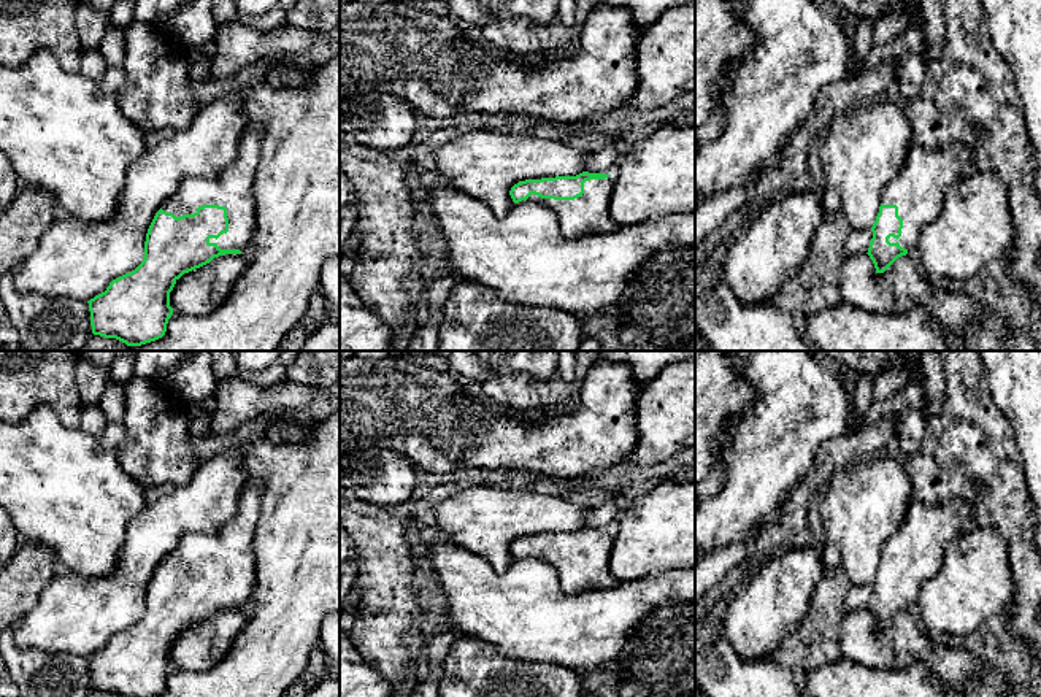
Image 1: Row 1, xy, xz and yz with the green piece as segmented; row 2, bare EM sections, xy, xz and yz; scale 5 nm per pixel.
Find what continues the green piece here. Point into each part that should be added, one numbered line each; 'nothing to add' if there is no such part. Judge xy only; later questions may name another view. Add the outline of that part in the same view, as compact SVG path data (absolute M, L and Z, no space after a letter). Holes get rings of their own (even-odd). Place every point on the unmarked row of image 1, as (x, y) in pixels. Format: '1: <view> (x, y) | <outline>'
1: xy (234, 543) | M249 478L241 489L238 511L233 519L225 522L214 533L187 533L160 564L179 573L184 570L197 568L197 564L203 560L225 562L229 573L229 587L222 589L217 595L209 594L209 599L216 599L221 605L243 607L249 599L252 599L252 591L255 586L254 535L259 521L260 497L262 483L259 479Z

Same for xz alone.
1: xz (589, 569) | M613 530L605 535L584 538L584 549L574 556L541 554L532 549L527 556L547 562L559 573L560 587L565 594L576 594L587 589L613 589L617 581L609 568L613 548Z

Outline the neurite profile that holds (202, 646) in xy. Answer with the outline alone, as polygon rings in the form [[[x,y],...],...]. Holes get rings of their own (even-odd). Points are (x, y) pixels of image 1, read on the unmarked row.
[[[225,610],[184,629],[170,648],[173,668],[206,672],[216,667],[229,653],[248,619],[249,616],[243,610]]]

